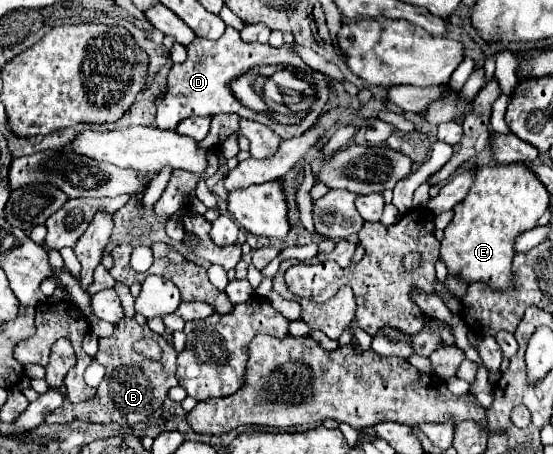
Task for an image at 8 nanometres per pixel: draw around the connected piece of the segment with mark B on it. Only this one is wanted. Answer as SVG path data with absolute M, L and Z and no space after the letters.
M124 317L120 323L116 323L114 333L106 339L100 339L100 349L96 353L96 361L106 367L104 381L100 383L94 399L88 399L84 403L70 403L64 401L58 409L54 409L50 415L46 415L46 425L66 425L74 419L86 421L86 423L118 423L118 425L136 425L144 423L166 399L168 391L178 385L176 381L176 351L166 341L156 339L162 345L162 361L152 363L146 357L138 355L132 349L132 343L146 337L146 327L138 325L134 319Z

